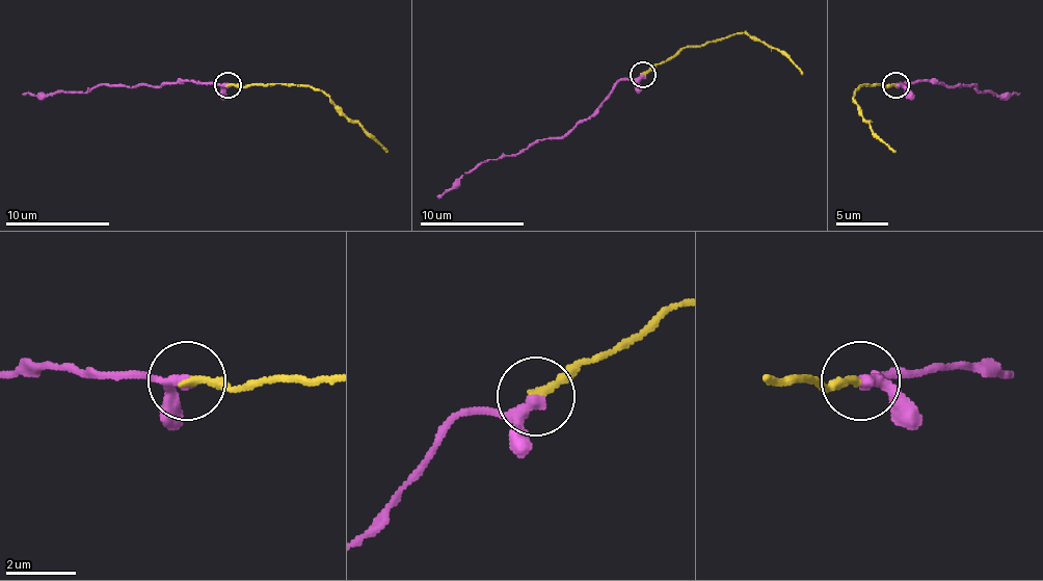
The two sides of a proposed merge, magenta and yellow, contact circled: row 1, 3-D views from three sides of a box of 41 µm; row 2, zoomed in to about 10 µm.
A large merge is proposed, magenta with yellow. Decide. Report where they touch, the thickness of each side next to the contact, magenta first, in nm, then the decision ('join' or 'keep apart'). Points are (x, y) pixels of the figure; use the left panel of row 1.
at (228, 85); 280 nm thick on the magenta side, 220 nm on the other; join

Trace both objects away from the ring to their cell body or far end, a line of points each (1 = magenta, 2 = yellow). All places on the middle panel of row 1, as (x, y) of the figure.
1: (643, 75), (620, 80), (591, 114), (560, 138), (536, 140), (517, 154), (486, 159), (436, 195)
2: (643, 75), (688, 46), (722, 41), (740, 33), (755, 35), (779, 49), (803, 75)

